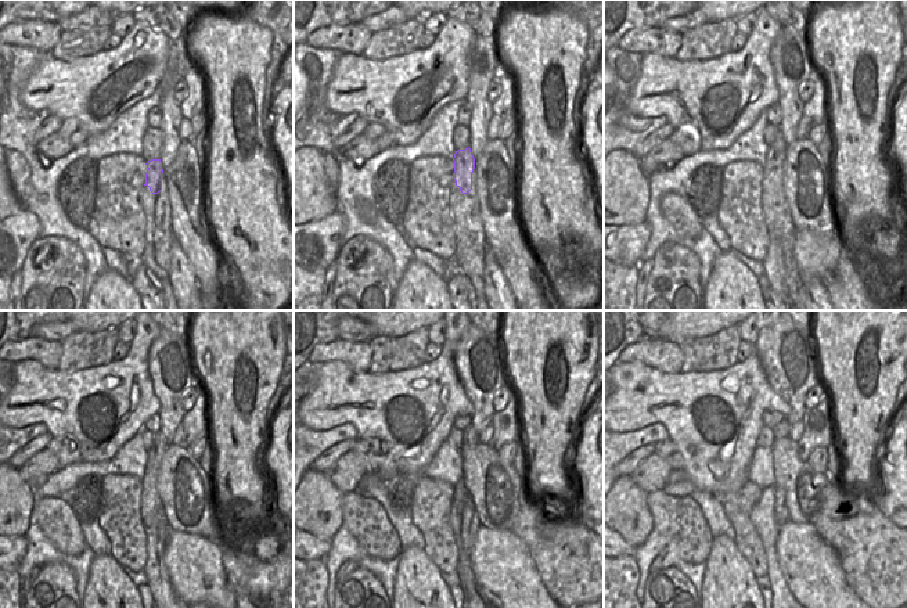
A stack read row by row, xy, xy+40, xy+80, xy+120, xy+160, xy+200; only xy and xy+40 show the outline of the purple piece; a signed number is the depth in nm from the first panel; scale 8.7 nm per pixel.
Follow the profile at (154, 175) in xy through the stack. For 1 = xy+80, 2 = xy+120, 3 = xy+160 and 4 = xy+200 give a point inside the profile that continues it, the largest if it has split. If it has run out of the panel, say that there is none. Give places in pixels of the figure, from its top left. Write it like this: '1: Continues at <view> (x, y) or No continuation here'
1: Continues at xy+80 (776, 154)
2: Continues at xy+120 (159, 445)
3: Continues at xy+160 (470, 441)
4: Continues at xy+200 (781, 430)

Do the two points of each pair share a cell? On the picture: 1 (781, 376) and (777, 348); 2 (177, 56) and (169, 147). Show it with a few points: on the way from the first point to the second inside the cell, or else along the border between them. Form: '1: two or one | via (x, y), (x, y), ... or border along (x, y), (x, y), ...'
1: one | via (781, 369), (778, 355)
2: one | via (171, 78), (168, 82), (169, 125)

